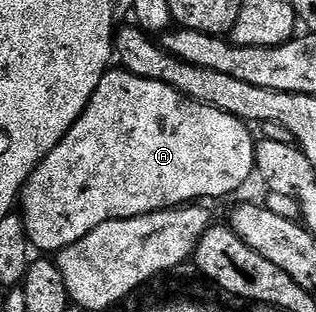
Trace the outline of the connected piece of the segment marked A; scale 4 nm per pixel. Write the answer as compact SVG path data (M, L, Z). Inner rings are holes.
M124 70L106 72L99 82L95 94L91 94L91 102L75 122L75 126L71 126L71 130L59 142L59 146L55 146L55 150L51 150L51 154L47 154L47 158L41 160L41 165L31 173L29 181L21 190L19 212L25 217L25 229L30 245L36 251L37 248L41 251L38 253L56 254L62 252L67 246L79 242L79 238L87 238L87 234L91 234L91 230L95 230L95 226L103 226L103 222L146 216L152 212L163 212L166 208L189 206L194 202L209 202L205 200L217 200L220 196L229 196L232 192L239 191L248 182L249 175L253 176L255 172L257 145L255 137L253 138L249 131L251 128L246 121L235 118L218 108L200 104L198 100L184 96L179 90L175 90L163 82L155 82L151 78L139 78Z

